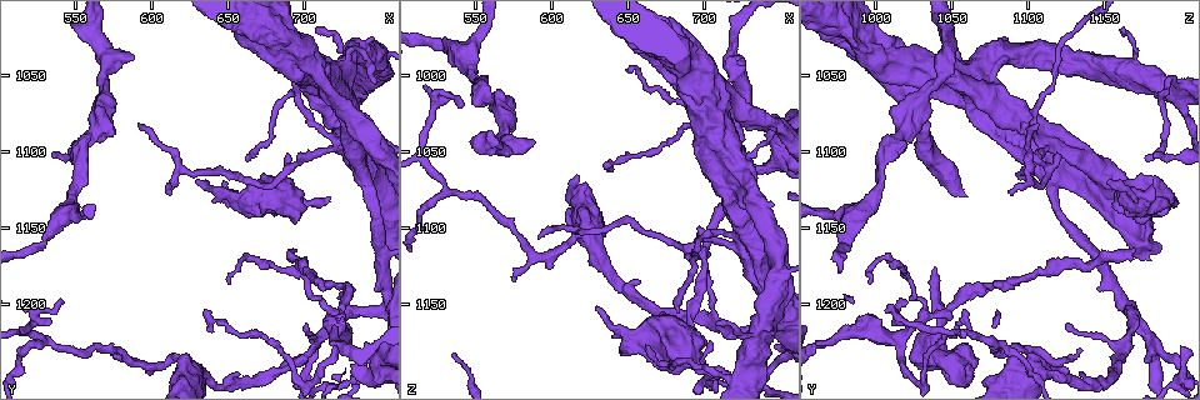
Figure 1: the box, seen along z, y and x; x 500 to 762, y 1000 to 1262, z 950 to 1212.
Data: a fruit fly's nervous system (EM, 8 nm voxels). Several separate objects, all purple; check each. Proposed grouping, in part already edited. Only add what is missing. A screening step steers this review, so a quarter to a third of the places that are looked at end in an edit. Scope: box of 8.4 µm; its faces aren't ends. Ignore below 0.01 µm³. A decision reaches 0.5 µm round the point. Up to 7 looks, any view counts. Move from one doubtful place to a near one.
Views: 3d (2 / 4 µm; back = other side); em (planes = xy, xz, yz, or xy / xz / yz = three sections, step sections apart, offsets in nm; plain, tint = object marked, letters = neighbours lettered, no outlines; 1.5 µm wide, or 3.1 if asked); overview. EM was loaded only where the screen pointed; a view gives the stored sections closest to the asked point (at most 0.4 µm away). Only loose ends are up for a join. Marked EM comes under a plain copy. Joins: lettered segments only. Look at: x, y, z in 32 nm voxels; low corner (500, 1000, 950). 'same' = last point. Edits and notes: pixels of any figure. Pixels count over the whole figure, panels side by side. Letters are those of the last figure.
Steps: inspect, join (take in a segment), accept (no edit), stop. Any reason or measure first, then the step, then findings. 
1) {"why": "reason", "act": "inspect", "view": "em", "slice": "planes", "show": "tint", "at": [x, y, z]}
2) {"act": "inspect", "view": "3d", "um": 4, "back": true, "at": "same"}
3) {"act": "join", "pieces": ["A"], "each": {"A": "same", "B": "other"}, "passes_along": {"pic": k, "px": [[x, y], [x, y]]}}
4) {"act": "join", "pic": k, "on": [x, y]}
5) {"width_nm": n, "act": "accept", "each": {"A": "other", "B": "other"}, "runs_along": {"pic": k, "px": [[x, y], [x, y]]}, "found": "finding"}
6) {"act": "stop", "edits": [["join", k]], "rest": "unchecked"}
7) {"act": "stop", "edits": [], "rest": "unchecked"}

{"why": "long arm stops here", "act": "inspect", "view": "3d", "um": 4, "at": [634, 1204, 1058]}

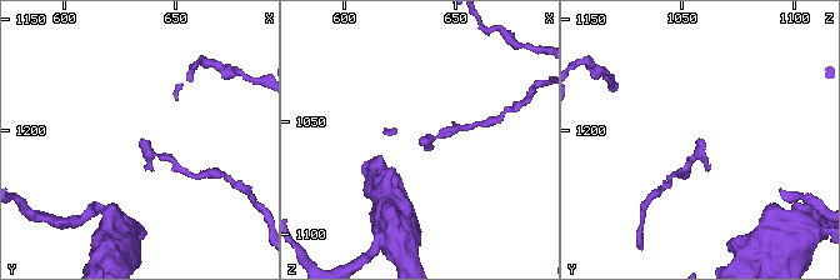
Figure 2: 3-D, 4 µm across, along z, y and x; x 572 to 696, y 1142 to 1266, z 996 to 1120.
{"why": "now the EM", "act": "inspect", "view": "em", "slice": "yz", "step": 4, "show": "letters", "at": [635, 1204, 1057]}

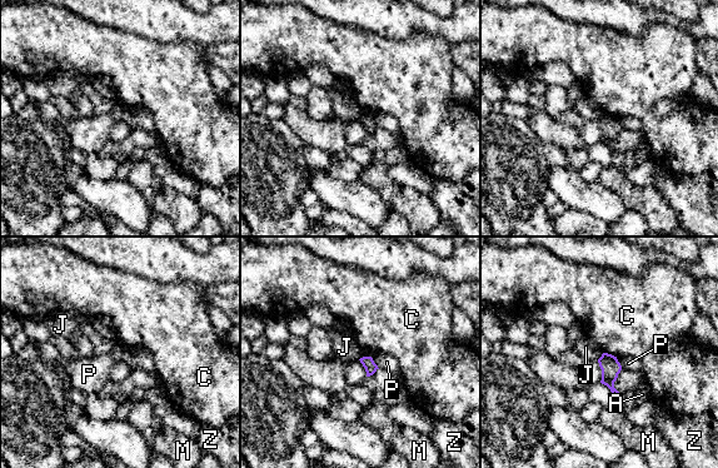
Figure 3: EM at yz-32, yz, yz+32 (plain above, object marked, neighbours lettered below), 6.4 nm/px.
{"act": "inspect", "view": "em", "slice": "planes", "show": "letters", "at": "same"}

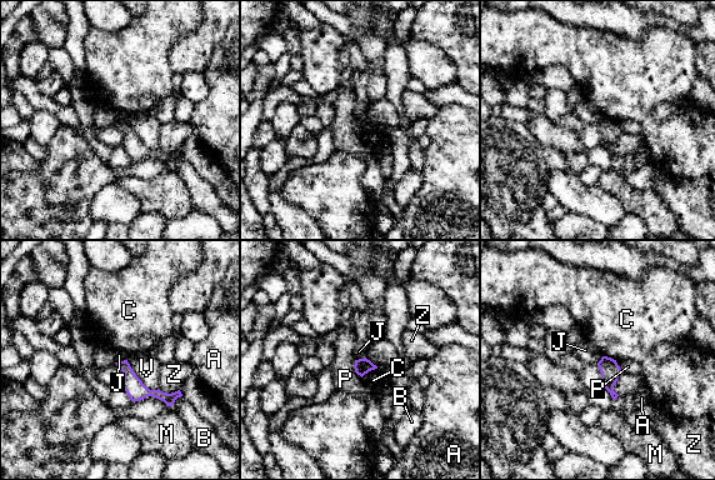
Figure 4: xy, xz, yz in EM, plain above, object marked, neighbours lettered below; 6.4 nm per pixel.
{"act": "accept", "each": {"A": "other", "B": "other", "C": "other", "J": "other", "M": "other", "P": "other", "V": "other", "Z": "other"}, "found": "none of them fits"}

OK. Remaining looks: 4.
{"why": "an open end", "act": "inspect", "view": "em", "slice": "planes", "show": "letters", "at": [734, 1240, 1062]}

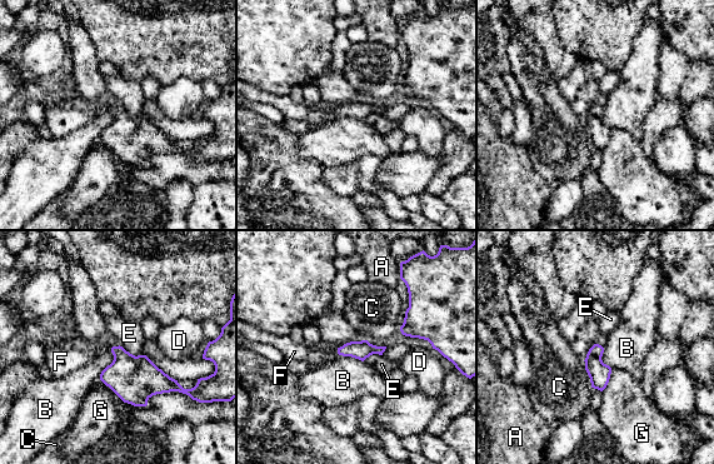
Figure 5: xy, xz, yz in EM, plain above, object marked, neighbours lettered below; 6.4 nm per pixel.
{"act": "join", "pieces": ["F"], "each": {"A": "other", "B": "other", "C": "other", "D": "other", "E": "other", "F": "same", "G": "other"}, "passes_along": {"pic": 5, "px": [[363, 349], [338, 352], [299, 352]]}, "found": "it goes on there"}

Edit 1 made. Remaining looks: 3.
{"why": "branch stops here", "act": "inspect", "view": "3d", "um": 4, "at": [586, 1036, 1044]}

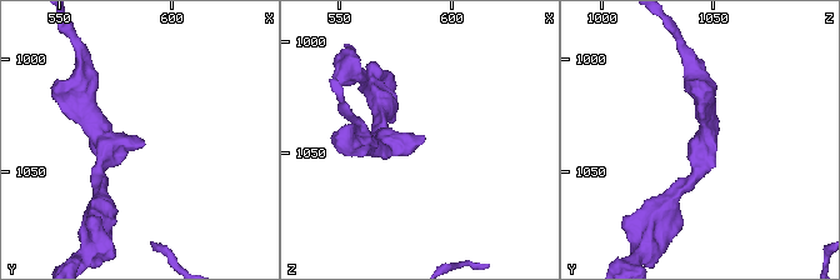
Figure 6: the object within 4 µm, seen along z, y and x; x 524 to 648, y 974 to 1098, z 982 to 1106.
{"act": "inspect", "view": "em", "slice": "planes", "show": "letters", "at": [587, 1036, 1044]}

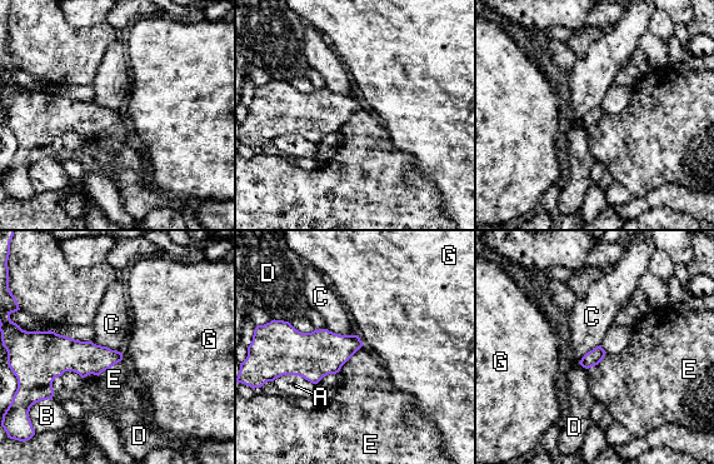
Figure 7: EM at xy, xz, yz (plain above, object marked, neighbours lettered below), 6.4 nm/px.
{"act": "accept", "each": {"A": "other", "B": "other", "C": "other", "D": "other", "E": "other", "G": "other"}, "border": {"pic": 7, "px": [[325, 328], [339, 334], [356, 335]]}, "found": "none of them fits"}

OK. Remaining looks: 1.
{"act": "stop", "edits": [["join", 5]], "rest": "unchecked"}

